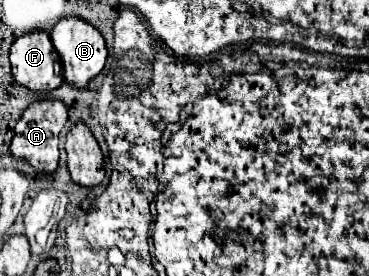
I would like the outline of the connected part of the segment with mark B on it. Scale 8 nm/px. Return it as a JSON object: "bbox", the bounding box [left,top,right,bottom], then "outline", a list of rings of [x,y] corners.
{"bbox":[51,16,107,88],"outline":[[[69,16],[59,20],[59,24],[55,24],[55,28],[51,30],[51,40],[63,60],[63,72],[65,72],[65,80],[71,84],[77,84],[79,88],[85,86],[91,78],[95,78],[107,60],[107,48],[105,48],[105,40],[101,36],[101,32],[91,26],[89,22]]]}

